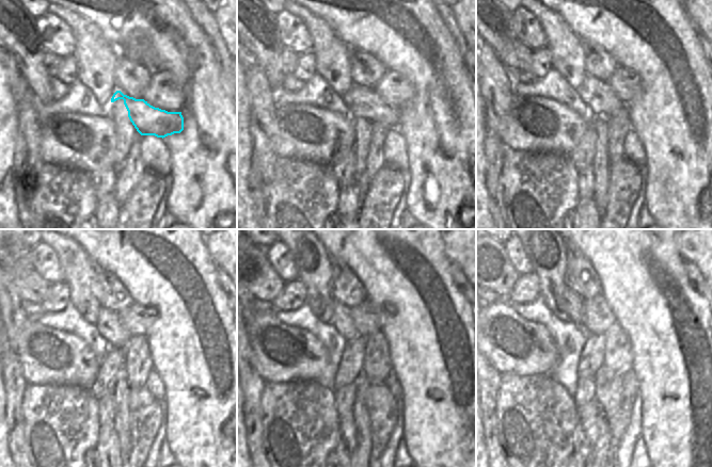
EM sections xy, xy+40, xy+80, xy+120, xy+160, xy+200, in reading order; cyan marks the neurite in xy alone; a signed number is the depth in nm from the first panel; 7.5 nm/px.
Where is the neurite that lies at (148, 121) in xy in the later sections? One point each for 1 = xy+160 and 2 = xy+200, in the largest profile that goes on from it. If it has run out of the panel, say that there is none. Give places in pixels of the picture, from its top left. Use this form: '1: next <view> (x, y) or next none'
1: next xy+160 (342, 319)
2: next xy+200 (573, 302)

